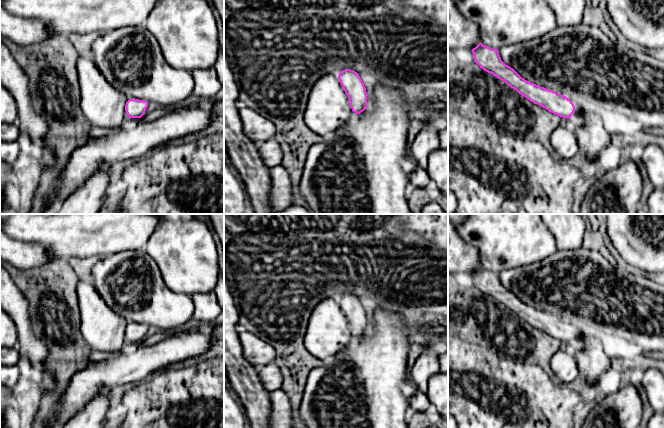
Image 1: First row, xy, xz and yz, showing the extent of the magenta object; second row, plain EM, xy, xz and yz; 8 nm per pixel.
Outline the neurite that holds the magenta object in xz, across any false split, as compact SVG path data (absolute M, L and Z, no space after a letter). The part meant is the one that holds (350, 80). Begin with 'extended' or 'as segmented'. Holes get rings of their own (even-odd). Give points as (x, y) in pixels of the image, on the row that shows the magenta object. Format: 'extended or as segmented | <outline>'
extended | M345 69L338 75L338 80L348 96L351 108L350 121L357 119L367 106L367 92L359 74Z

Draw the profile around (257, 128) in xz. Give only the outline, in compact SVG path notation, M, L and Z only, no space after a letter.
M243 107L239 109L243 133L251 141L258 145L274 138L276 134L275 124L260 113Z

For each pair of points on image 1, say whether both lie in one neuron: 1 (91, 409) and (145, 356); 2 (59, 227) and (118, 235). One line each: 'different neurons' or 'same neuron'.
1: different neurons
2: same neuron

